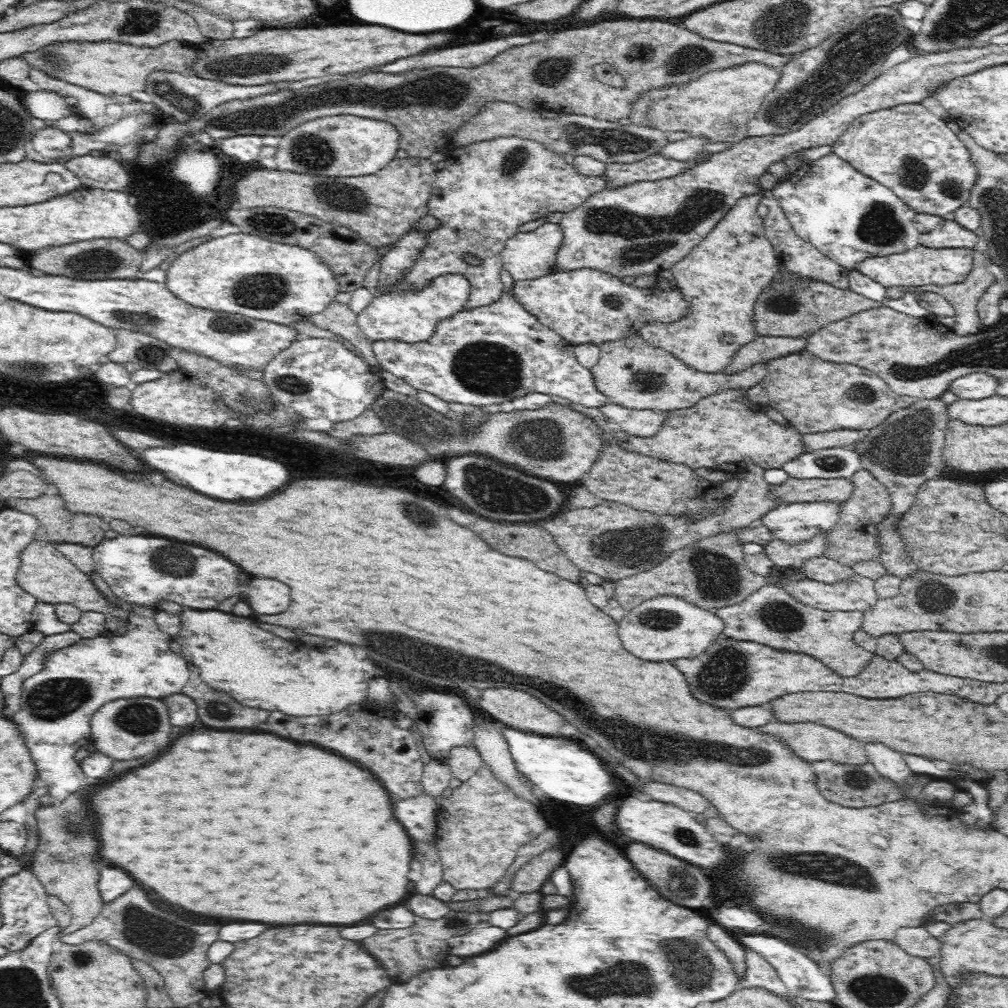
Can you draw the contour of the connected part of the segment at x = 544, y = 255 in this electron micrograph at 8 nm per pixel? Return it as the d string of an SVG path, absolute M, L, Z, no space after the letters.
M544 223L532 232L507 239L500 256L514 281L535 280L554 272L555 252L561 241L558 223Z

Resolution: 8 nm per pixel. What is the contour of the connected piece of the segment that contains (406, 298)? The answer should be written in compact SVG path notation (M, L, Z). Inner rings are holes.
M460 273L438 275L421 289L376 295L372 302L357 314L357 325L363 336L372 341L400 340L406 343L428 341L436 325L444 318L466 310L472 282Z

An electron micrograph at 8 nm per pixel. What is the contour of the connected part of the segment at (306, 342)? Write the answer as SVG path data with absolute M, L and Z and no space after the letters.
M299 337L275 355L263 367L261 380L270 389L270 396L284 407L294 409L305 419L325 418L333 424L348 421L360 416L385 390L383 377L372 365L369 365L358 353L352 352L336 340L326 338Z

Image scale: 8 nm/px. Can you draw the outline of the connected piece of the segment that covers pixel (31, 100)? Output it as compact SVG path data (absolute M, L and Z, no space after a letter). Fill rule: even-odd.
M30 92L28 96L24 96L21 103L34 118L58 120L77 114L73 110L73 101L73 99L66 100L66 98L58 96L56 92Z

